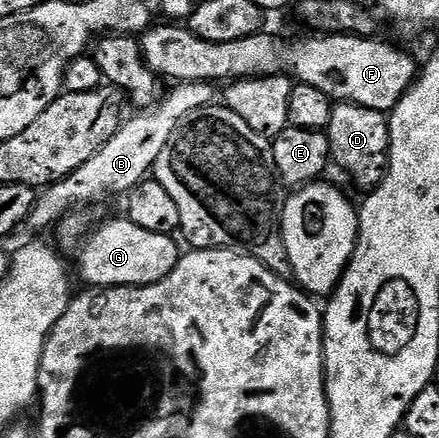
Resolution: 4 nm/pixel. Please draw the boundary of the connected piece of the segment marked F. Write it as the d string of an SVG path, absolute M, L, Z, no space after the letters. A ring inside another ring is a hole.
M159 23L152 24L151 28L141 37L141 48L143 50L143 61L145 64L155 72L160 78L166 79L168 77L171 83L182 83L185 81L205 81L208 83L230 83L232 81L242 81L249 77L289 77L294 79L298 84L308 85L309 87L318 87L320 91L325 91L325 95L329 95L331 100L336 103L346 103L348 105L360 105L361 107L369 107L373 111L381 111L385 114L390 114L391 110L395 108L395 104L407 94L412 83L417 76L417 65L415 69L415 61L403 49L398 49L395 45L386 45L385 42L379 41L375 37L353 37L349 33L332 33L330 35L313 35L309 41L282 41L279 37L274 37L268 31L260 31L249 35L245 39L233 39L233 43L213 43L209 39L201 39L197 34L192 33L190 28L181 26L179 23L167 23L171 25L159 25Z

